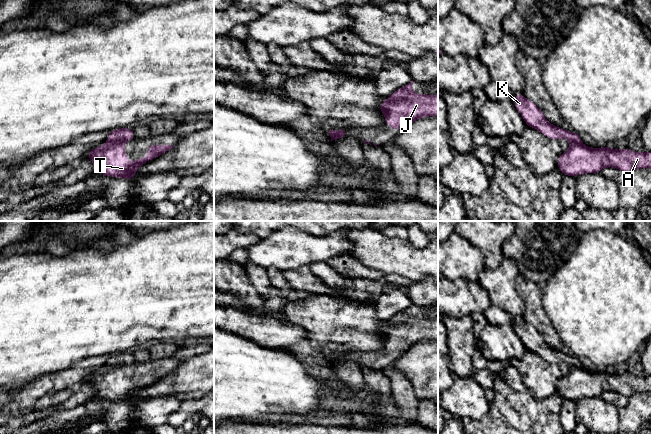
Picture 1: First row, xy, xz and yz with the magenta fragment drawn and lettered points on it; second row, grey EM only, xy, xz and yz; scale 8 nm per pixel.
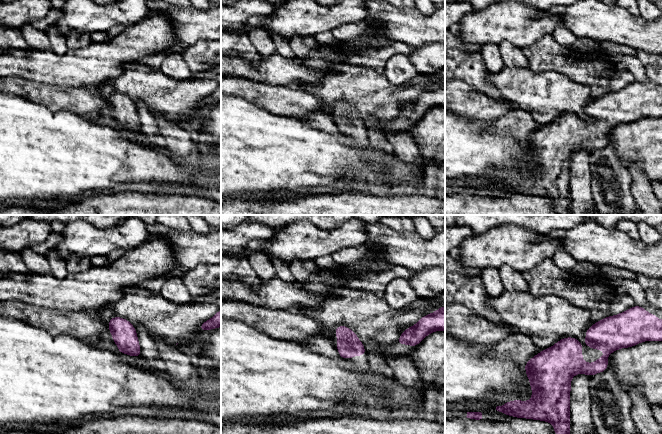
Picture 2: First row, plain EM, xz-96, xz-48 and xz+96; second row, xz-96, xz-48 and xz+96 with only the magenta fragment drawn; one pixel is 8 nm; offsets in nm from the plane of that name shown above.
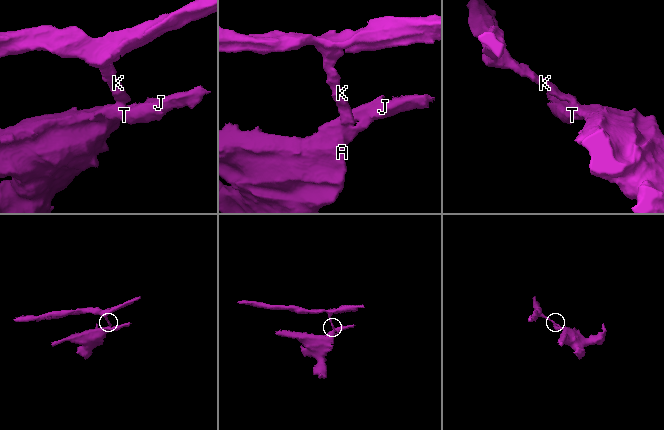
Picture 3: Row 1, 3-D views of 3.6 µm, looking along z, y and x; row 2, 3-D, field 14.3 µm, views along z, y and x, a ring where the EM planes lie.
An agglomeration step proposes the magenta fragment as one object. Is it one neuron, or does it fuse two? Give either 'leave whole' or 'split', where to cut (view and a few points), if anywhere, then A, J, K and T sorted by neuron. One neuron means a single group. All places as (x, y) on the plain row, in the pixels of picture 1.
split; cut xy (122, 365), (107, 367); groups A J T / K

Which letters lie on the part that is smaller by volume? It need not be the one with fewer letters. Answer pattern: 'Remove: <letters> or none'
Remove: K

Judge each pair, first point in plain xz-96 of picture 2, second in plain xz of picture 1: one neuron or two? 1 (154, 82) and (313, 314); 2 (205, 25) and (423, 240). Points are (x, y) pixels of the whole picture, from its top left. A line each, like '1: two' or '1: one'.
1: one
2: two

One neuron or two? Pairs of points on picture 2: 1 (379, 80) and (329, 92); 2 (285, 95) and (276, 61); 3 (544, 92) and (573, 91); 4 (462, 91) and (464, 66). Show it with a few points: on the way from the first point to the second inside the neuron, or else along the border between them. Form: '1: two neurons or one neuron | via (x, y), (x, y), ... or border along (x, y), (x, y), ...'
1: one neuron | via (367, 84), (341, 84)
2: two neurons | border along (259, 81), (296, 87)
3: one neuron | via (551, 92), (566, 92)
4: two neurons | border along (455, 79), (466, 82), (483, 94)

